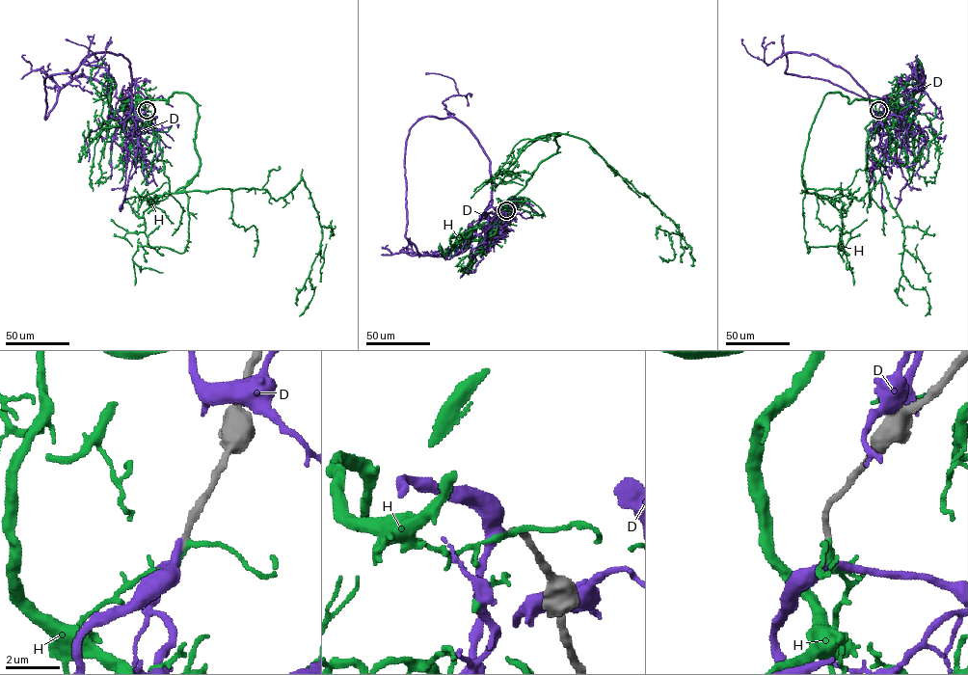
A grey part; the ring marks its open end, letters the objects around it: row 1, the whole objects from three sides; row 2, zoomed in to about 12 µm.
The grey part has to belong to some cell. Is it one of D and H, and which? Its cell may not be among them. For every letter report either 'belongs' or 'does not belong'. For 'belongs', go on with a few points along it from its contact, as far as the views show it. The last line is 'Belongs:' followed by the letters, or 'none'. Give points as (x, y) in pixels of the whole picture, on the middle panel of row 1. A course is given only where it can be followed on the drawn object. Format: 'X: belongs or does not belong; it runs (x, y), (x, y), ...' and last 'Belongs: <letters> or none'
D: belongs; it runs (506, 209), (497, 210), (481, 232), (472, 232), (470, 245), (462, 252), (422, 256), (405, 235), (405, 172)
H: does not belong
Belongs: D

